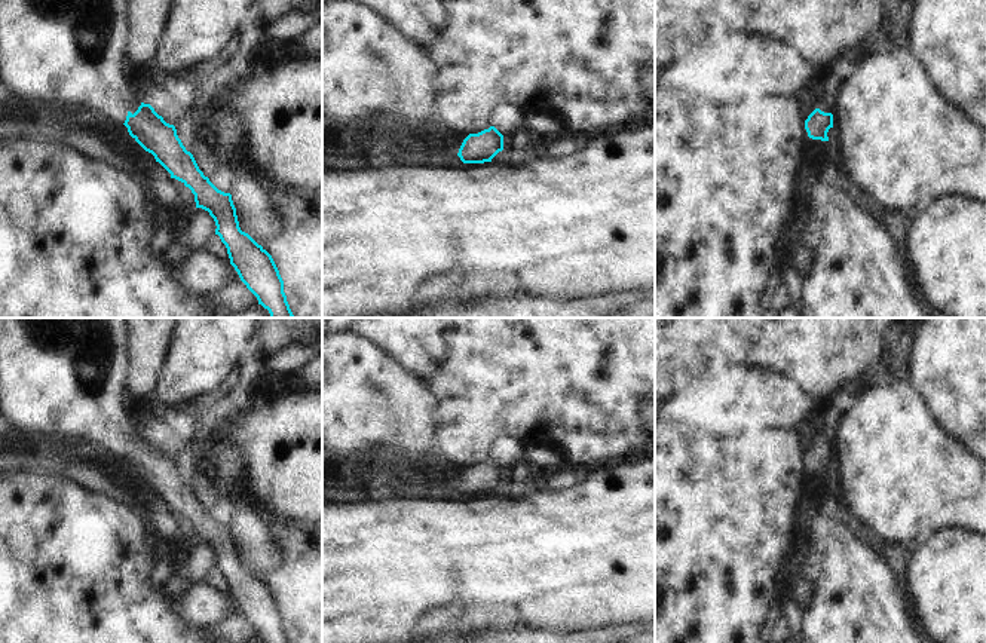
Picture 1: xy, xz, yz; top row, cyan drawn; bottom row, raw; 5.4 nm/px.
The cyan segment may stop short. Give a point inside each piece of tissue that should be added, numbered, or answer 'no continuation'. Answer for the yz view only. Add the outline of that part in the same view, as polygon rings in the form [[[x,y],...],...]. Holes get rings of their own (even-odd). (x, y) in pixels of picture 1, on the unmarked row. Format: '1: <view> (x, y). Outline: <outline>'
1: yz (823, 435). Outline: [[[832,419],[824,428],[815,429],[817,441],[820,441],[824,445],[832,445],[830,431],[832,431]]]

